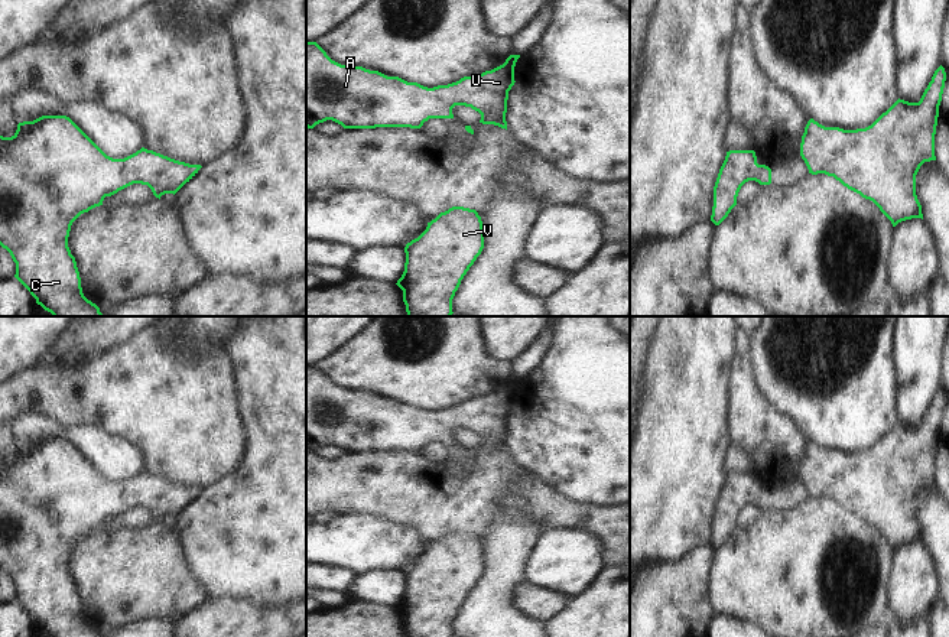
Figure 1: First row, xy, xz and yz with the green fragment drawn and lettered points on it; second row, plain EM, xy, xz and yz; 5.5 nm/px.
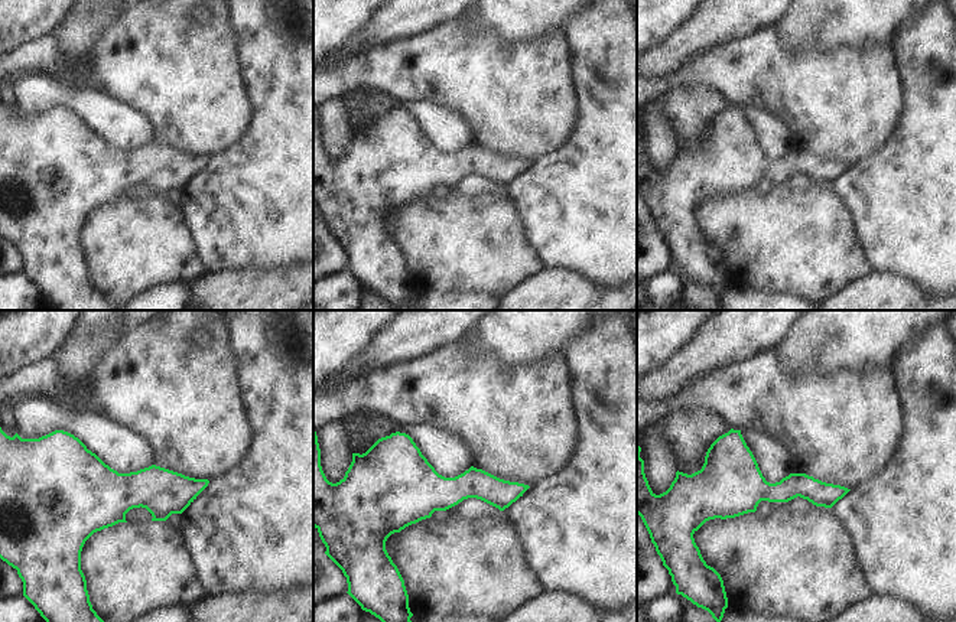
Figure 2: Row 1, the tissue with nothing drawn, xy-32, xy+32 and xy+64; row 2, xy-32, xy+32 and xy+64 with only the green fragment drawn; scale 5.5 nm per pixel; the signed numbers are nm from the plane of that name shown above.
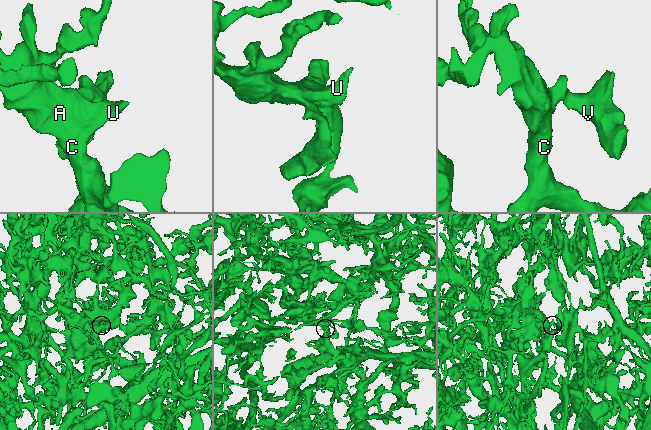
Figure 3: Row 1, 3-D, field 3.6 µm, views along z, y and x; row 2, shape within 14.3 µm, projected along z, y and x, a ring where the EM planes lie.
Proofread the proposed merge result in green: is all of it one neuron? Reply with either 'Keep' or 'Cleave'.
Keep.

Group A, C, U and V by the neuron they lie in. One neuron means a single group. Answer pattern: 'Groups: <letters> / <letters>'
Groups: A C U V.

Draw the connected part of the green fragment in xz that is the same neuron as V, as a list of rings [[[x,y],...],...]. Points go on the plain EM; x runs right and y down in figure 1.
[[[452,530],[441,536],[435,543],[428,546],[426,553],[415,563],[406,568],[406,586],[397,610],[403,614],[403,625],[407,637],[454,637],[452,623],[461,604],[474,588],[484,572],[484,552],[481,540],[475,533]]]

